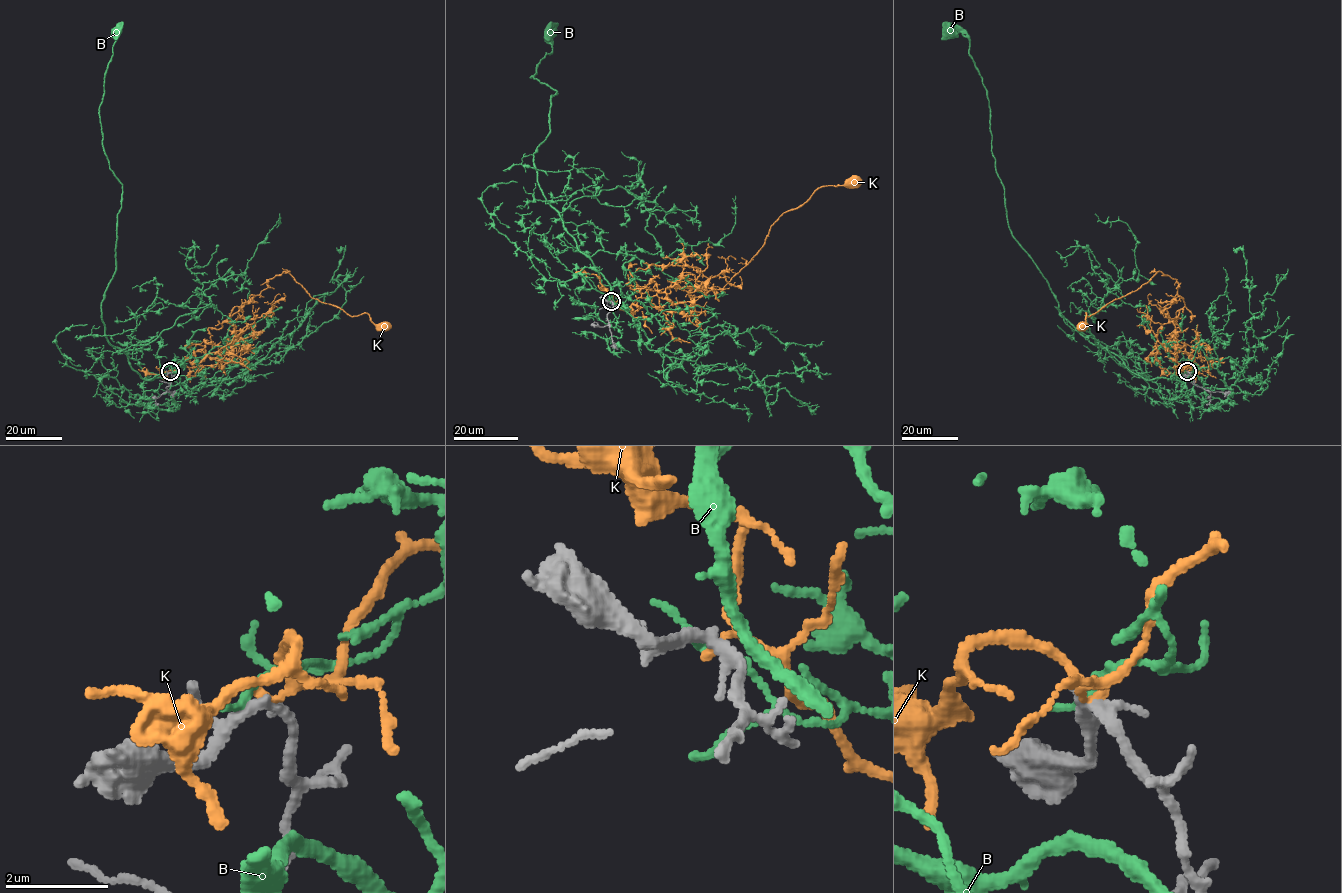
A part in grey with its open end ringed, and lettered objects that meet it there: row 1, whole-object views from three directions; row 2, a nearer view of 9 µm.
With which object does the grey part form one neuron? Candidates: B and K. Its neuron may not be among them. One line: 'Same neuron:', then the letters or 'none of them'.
Same neuron: none of them

